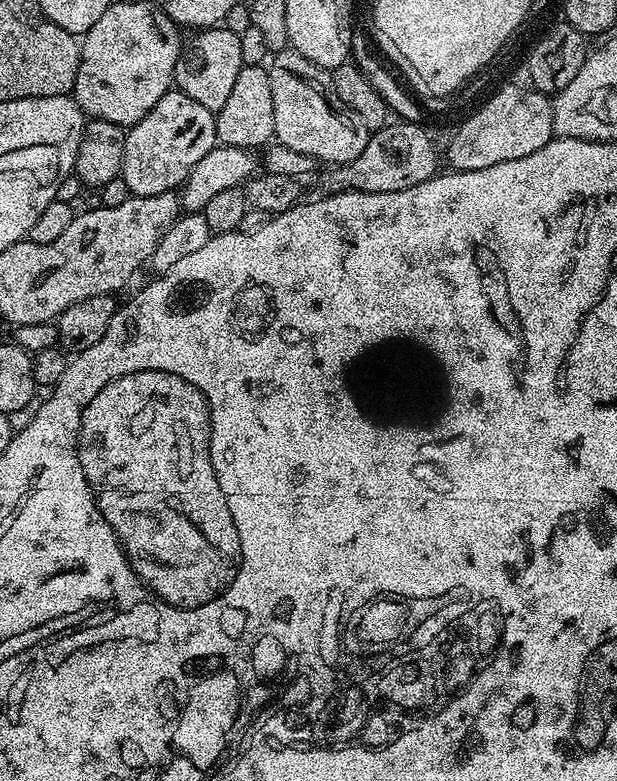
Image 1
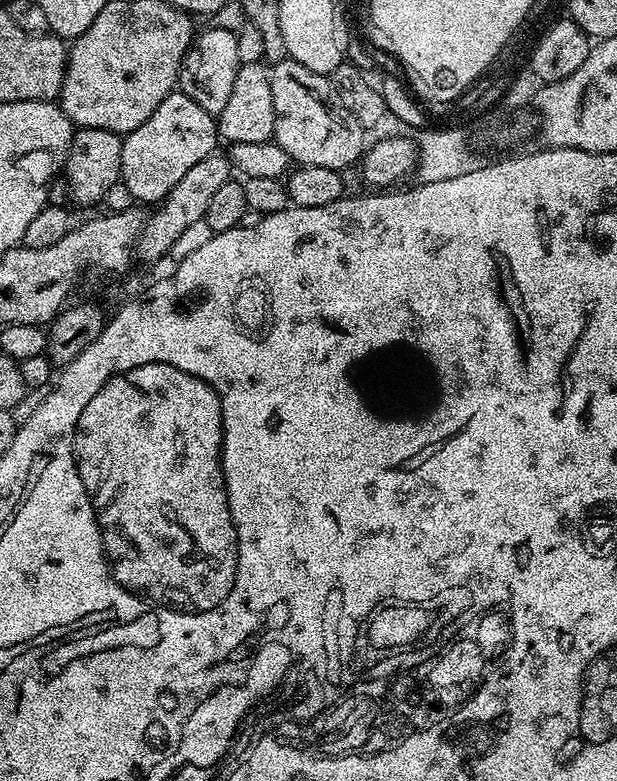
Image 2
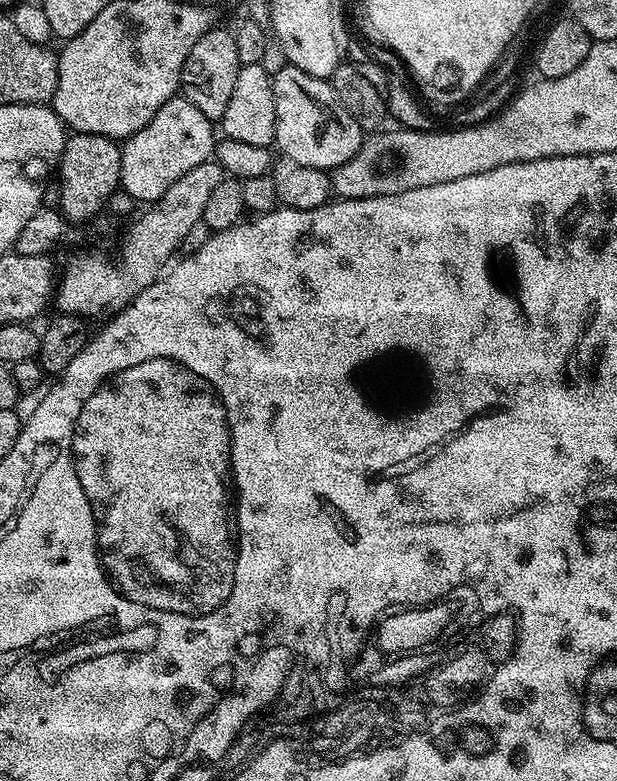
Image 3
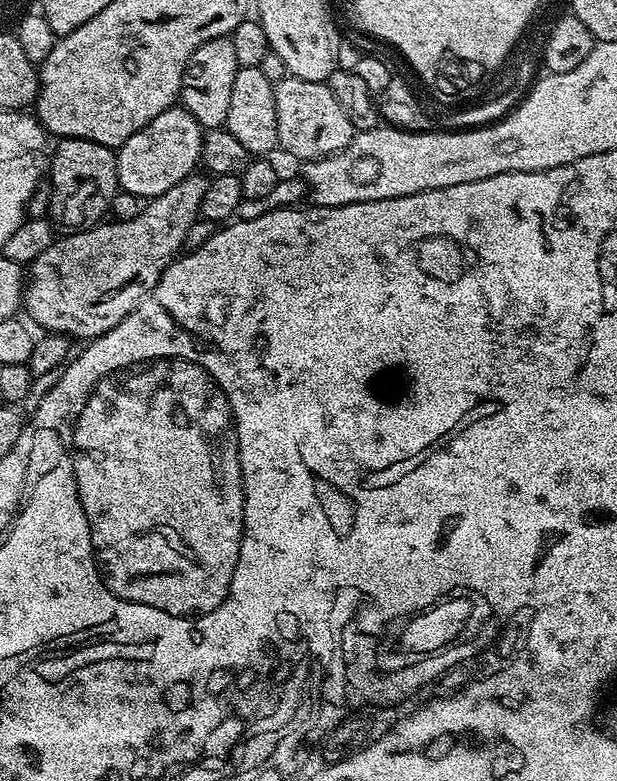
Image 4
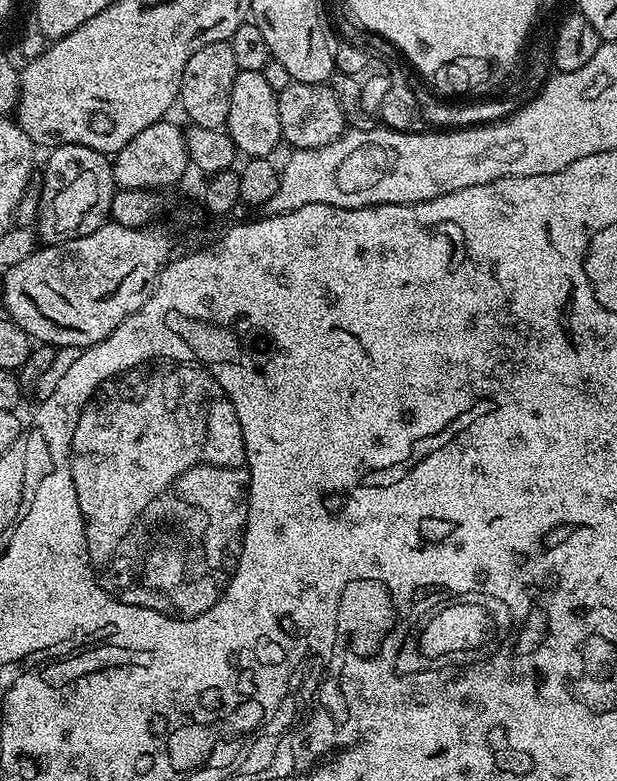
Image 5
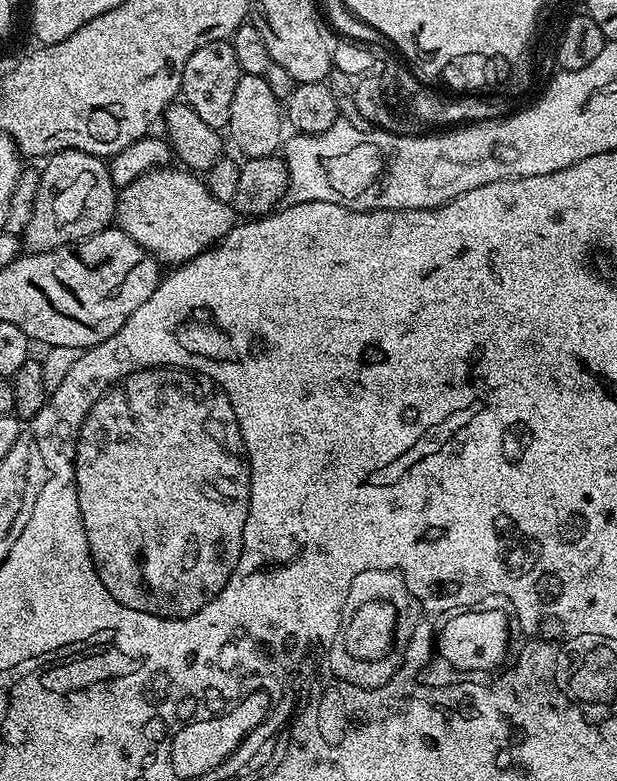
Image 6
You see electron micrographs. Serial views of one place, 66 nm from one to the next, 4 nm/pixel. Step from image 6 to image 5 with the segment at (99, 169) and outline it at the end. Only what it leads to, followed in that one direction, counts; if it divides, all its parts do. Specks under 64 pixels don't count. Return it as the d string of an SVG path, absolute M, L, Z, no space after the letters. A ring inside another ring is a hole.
M60 144L47 153L48 165L42 168L41 206L34 228L44 244L61 244L86 234L94 234L109 223L112 199L118 191L112 177L112 160L90 146Z

